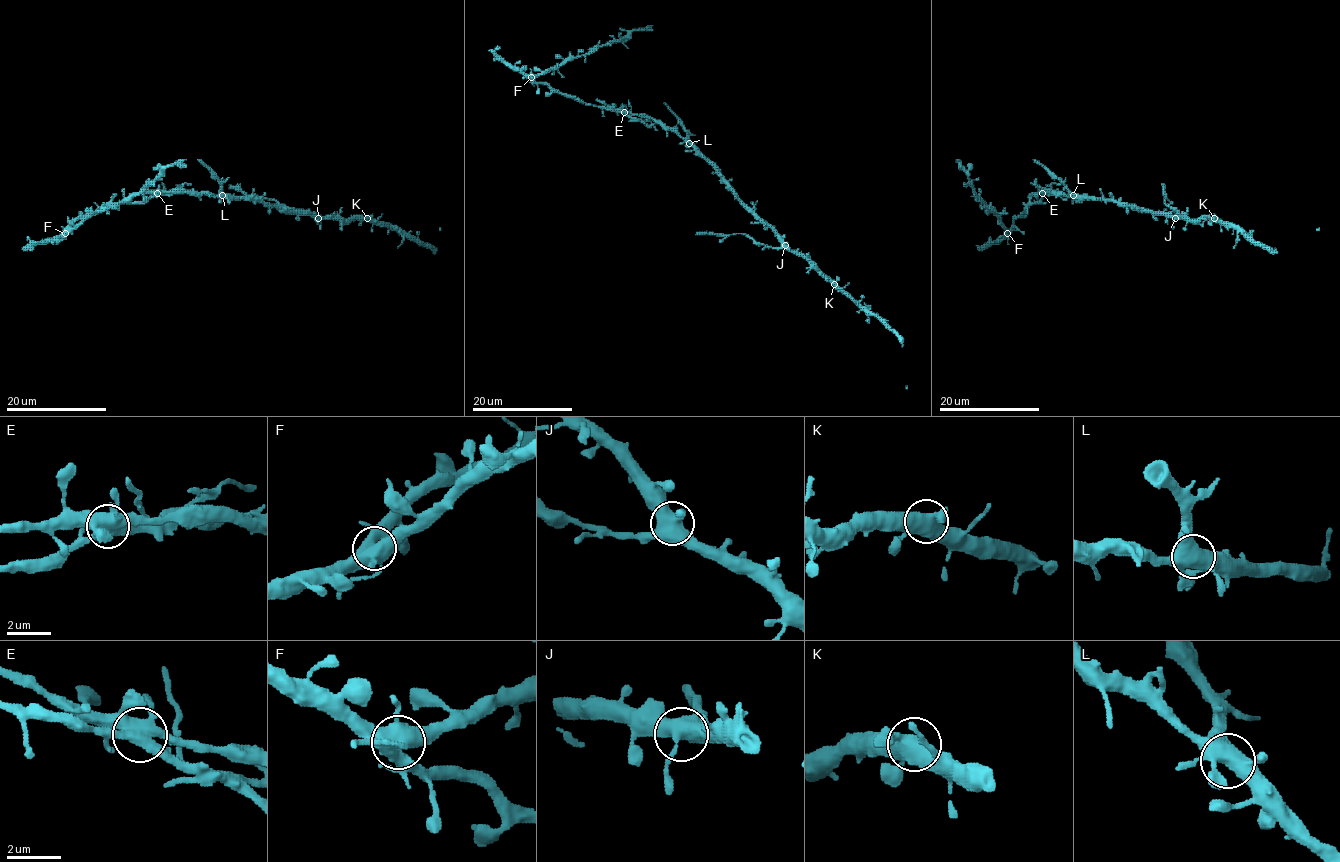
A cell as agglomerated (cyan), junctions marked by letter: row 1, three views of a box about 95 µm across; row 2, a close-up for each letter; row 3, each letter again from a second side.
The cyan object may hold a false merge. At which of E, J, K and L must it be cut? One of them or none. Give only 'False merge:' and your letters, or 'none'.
False merge: E

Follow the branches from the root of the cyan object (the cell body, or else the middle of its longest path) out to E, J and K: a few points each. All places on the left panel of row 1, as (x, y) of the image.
E: (225, 197), (187, 192), (157, 194)
J: (225, 197), (259, 199), (318, 218)
K: (225, 197), (259, 199), (283, 209), (322, 216), (367, 218)

